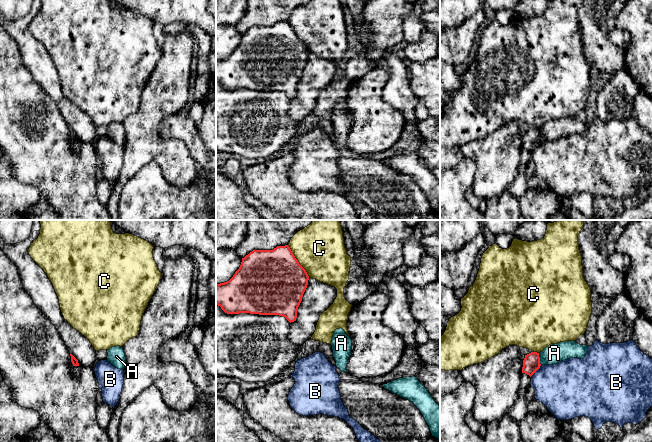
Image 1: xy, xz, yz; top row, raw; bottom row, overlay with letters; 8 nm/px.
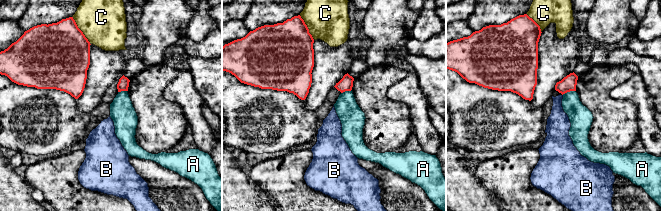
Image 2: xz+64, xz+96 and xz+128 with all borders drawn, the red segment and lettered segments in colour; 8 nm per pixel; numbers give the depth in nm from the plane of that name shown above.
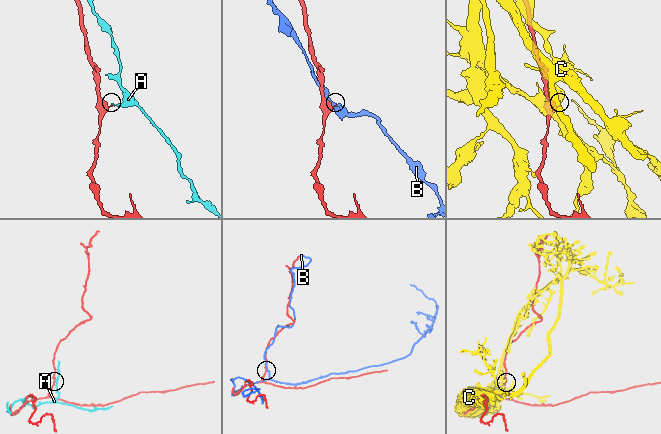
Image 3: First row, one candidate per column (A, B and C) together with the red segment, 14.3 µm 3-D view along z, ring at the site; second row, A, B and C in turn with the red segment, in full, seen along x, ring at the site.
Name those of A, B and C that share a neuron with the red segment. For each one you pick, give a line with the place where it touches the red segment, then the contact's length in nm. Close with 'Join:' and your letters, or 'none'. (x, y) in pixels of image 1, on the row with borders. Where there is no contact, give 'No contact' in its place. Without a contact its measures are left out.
Join: none

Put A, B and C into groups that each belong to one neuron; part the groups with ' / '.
A / B / C

